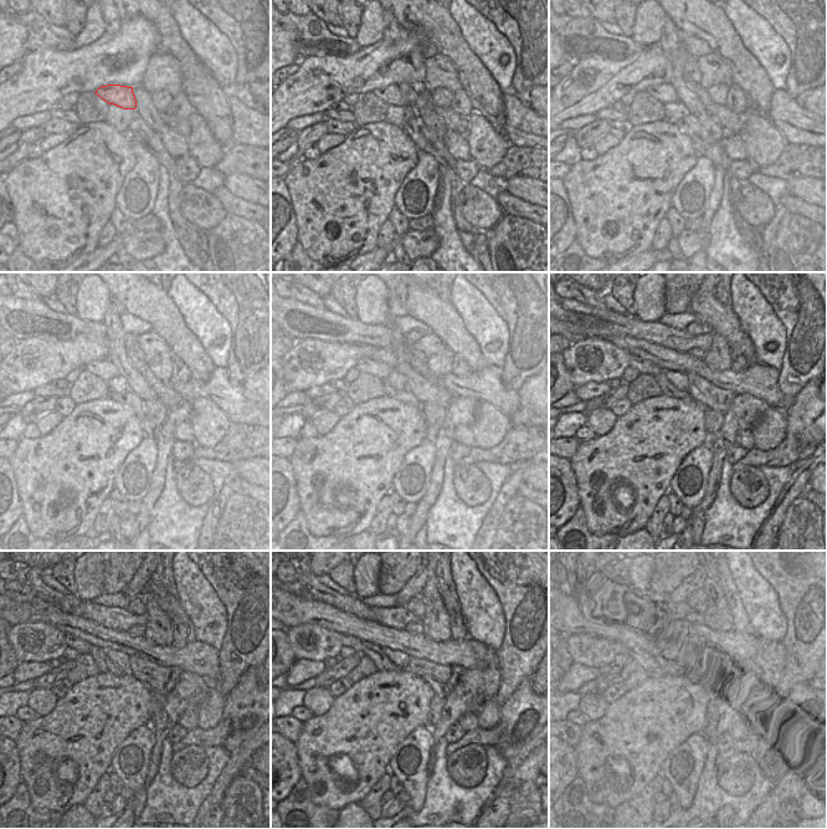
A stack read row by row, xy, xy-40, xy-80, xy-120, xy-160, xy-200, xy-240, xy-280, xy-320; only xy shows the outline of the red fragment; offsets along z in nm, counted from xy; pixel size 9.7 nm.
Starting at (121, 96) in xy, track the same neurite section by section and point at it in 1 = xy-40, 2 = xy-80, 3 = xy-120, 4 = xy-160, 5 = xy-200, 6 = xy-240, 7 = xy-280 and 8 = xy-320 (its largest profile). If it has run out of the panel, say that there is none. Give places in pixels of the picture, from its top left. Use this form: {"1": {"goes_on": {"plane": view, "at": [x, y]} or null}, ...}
{"1": {"goes_on": {"plane": "xy-40", "at": [390, 95]}}, "2": {"goes_on": {"plane": "xy-80", "at": [664, 93]}}, "3": {"goes_on": {"plane": "xy-120", "at": [104, 369]}}, "4": {"goes_on": {"plane": "xy-160", "at": [381, 370]}}, "5": {"goes_on": {"plane": "xy-200", "at": [643, 367]}}, "6": {"goes_on": {"plane": "xy-240", "at": [82, 646]}}, "7": {"goes_on": {"plane": "xy-280", "at": [348, 641]}}, "8": {"goes_on": {"plane": "xy-320", "at": [619, 646]}}}

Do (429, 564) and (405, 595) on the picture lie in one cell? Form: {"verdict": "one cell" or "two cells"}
{"verdict": "one cell"}

